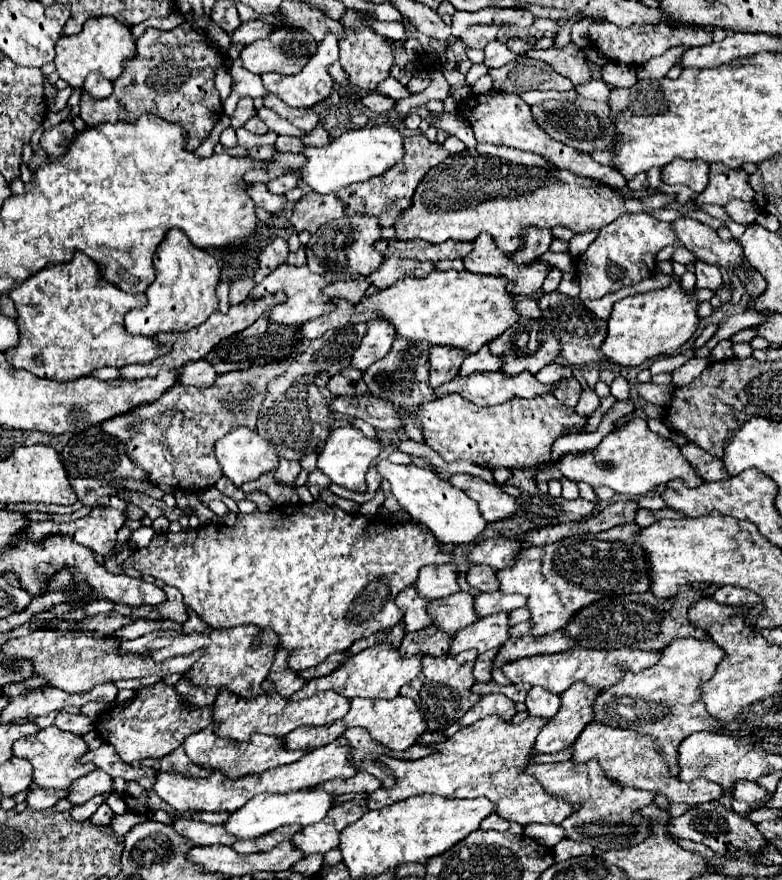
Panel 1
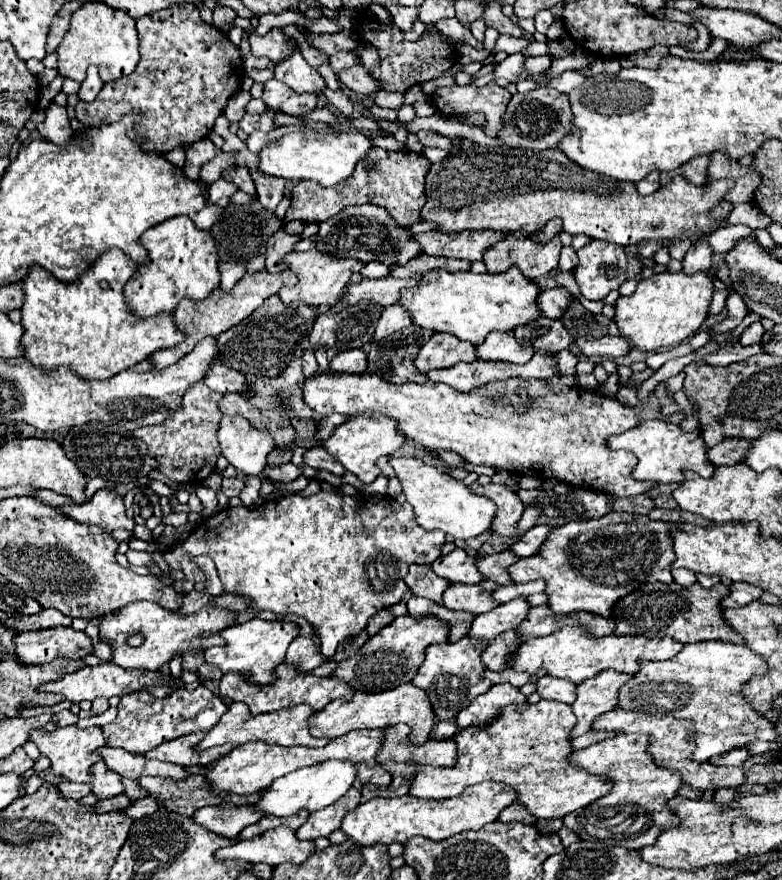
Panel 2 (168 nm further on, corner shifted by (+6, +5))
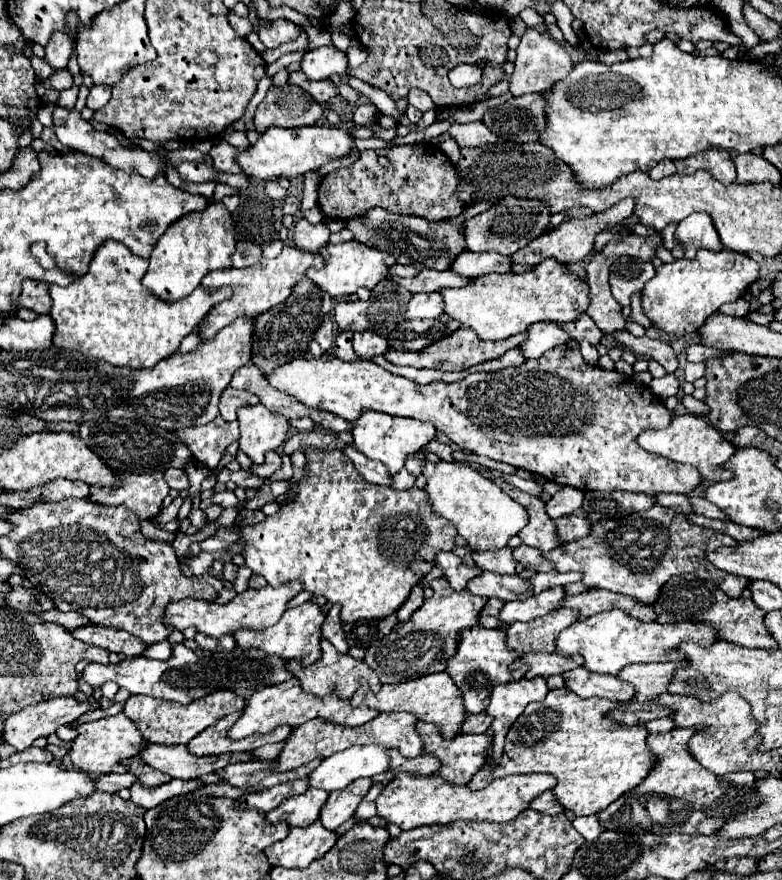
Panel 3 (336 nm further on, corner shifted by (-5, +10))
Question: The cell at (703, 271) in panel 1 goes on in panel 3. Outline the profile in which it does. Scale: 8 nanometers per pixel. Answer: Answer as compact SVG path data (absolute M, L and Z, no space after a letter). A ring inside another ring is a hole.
M696 212L696 214L688 216L686 220L682 220L678 224L676 238L684 246L686 258L692 258L700 246L712 248L712 250L716 250L716 248L720 250L720 246L722 246L710 214L702 214L702 212Z

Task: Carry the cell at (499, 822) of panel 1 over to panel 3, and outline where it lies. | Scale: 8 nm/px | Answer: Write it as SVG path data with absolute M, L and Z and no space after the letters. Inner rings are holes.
M548 790L542 796L538 796L536 800L532 800L530 808L536 810L536 812L540 812L540 814L550 814L550 816L560 814L560 812L566 810L564 806L560 806L560 802L556 802L556 796L552 794L552 790Z

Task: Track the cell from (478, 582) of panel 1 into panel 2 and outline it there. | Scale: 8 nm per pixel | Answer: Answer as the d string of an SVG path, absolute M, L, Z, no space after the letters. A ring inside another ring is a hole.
M501 551L501 553L479 559L477 569L481 571L481 575L485 579L493 579L497 585L509 585L511 579L509 579L507 567L515 561L517 561L517 557L511 551Z

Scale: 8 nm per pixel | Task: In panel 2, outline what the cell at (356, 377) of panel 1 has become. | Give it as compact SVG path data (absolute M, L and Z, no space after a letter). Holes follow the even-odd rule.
M349 349L331 359L331 371L333 373L365 373L367 371L367 357L363 349Z

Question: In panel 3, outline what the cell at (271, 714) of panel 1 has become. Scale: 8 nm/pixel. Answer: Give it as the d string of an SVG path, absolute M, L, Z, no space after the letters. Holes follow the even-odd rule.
M322 640L322 658L316 660L314 664L302 666L300 660L290 660L288 664L290 664L288 670L292 672L294 678L302 682L302 688L316 696L326 696L330 692L336 692L340 698L352 698L352 694L362 686L362 682L368 682L372 692L380 690L382 686L378 674L364 660L354 660L350 654L340 654L328 640Z

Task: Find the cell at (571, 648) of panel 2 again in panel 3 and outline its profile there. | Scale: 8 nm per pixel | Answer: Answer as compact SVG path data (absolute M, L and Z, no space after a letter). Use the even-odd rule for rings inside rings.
M608 610L584 618L572 626L568 626L556 640L556 650L560 654L580 654L584 656L584 666L598 674L616 676L628 664L648 664L648 662L668 662L682 660L684 652L680 644L696 642L700 646L712 646L718 640L716 626L708 626L708 622L674 622L674 624L658 624L658 622L640 622L624 610Z

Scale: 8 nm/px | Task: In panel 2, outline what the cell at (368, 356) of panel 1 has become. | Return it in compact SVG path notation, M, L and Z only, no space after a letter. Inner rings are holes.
M395 303L395 305L387 307L381 313L377 329L373 333L373 339L369 343L375 343L377 339L383 339L383 337L387 337L387 335L391 335L391 333L407 327L407 325L411 325L411 317L405 313L405 309L399 303Z

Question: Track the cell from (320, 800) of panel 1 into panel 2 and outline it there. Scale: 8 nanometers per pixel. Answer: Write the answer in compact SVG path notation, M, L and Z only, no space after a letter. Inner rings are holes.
M325 761L311 767L301 767L289 775L283 775L281 779L275 779L267 789L261 791L261 799L253 805L253 811L257 811L263 817L289 817L295 815L301 809L307 809L309 813L325 809L327 805L335 803L339 797L347 793L347 789L353 785L357 777L355 765L351 761Z

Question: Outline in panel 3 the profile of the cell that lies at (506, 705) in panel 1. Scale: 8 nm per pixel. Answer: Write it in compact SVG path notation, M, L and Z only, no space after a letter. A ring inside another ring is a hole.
M522 678L508 684L498 684L492 690L486 712L494 716L494 722L490 726L490 732L494 736L494 752L492 752L494 764L502 758L504 738L510 726L514 724L514 720L524 712L524 708L530 702L542 700L546 694L548 694L548 686L544 678L532 678L532 680Z

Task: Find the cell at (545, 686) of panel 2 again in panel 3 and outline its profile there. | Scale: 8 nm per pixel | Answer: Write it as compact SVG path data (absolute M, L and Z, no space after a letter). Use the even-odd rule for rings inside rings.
M576 668L564 674L566 688L576 692L580 698L608 698L614 702L630 702L634 698L632 684L608 676L592 674L588 668Z

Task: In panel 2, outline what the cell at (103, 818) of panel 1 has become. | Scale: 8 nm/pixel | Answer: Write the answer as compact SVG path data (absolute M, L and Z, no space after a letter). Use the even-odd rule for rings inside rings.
M143 797L143 799L137 799L135 803L131 803L129 807L125 807L125 815L129 815L129 819L137 819L137 817L143 817L147 813L153 813L157 811L157 801L153 797Z

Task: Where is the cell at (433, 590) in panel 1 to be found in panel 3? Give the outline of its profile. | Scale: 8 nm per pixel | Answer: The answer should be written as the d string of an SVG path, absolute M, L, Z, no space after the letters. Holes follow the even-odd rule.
M512 548L492 550L492 552L472 552L472 560L482 568L496 574L520 574L524 566L514 560Z

